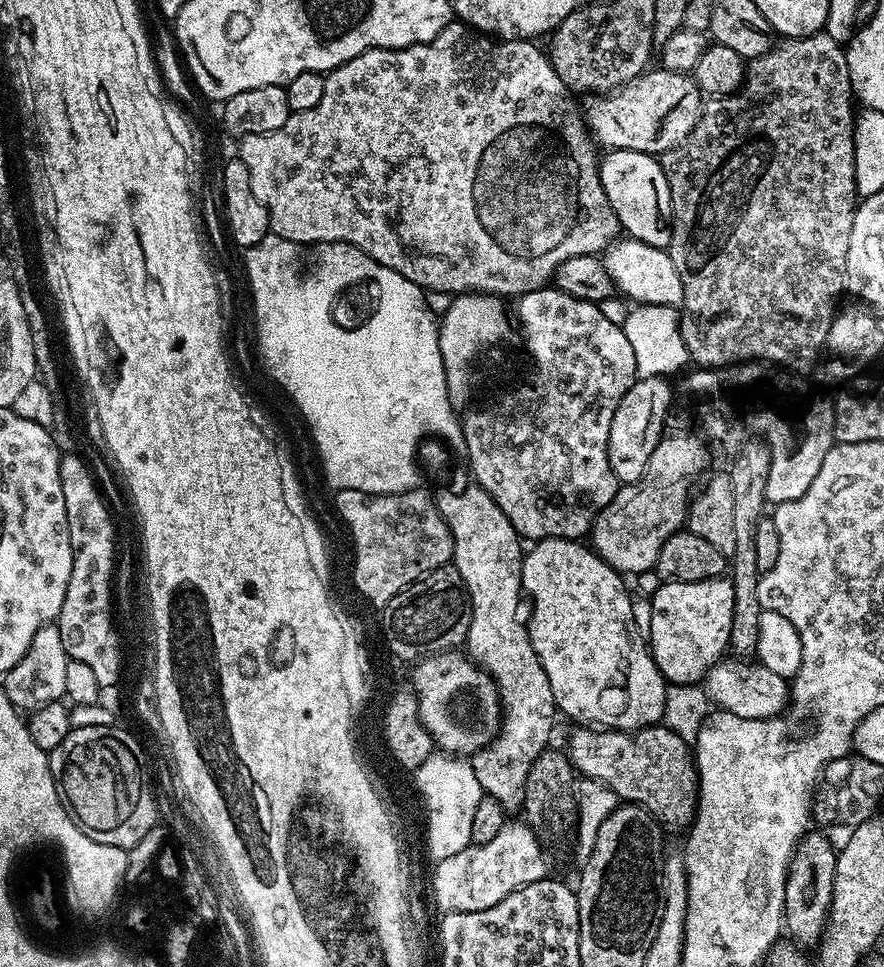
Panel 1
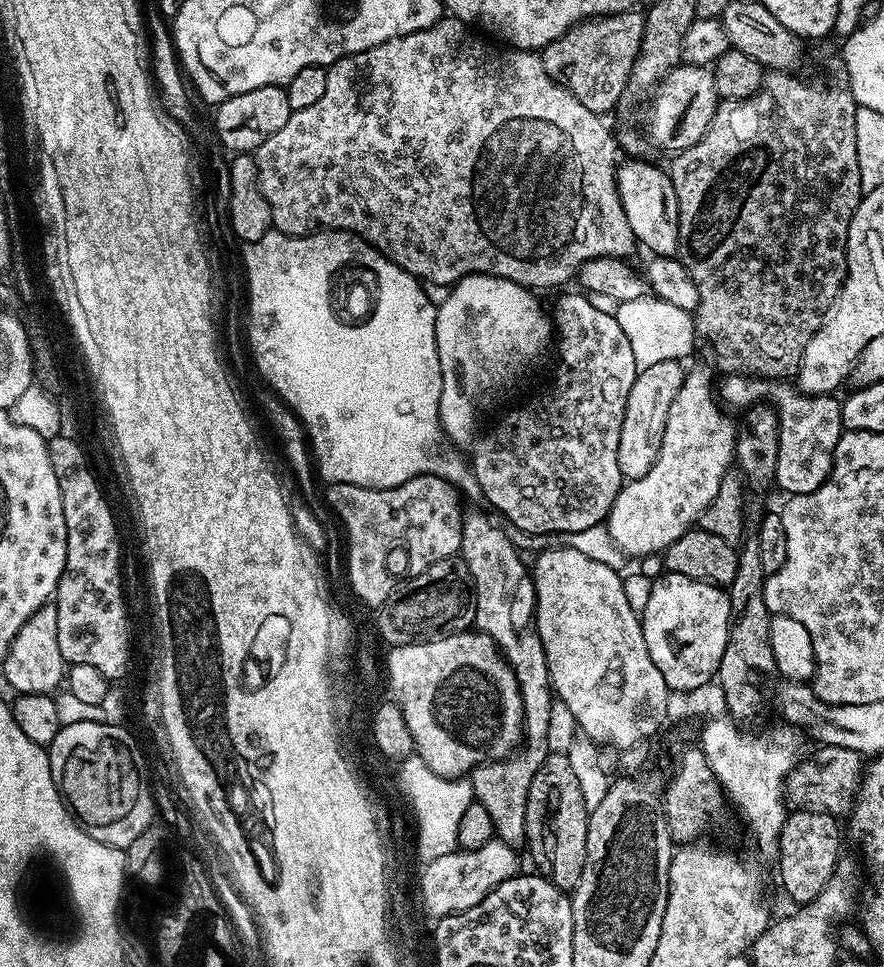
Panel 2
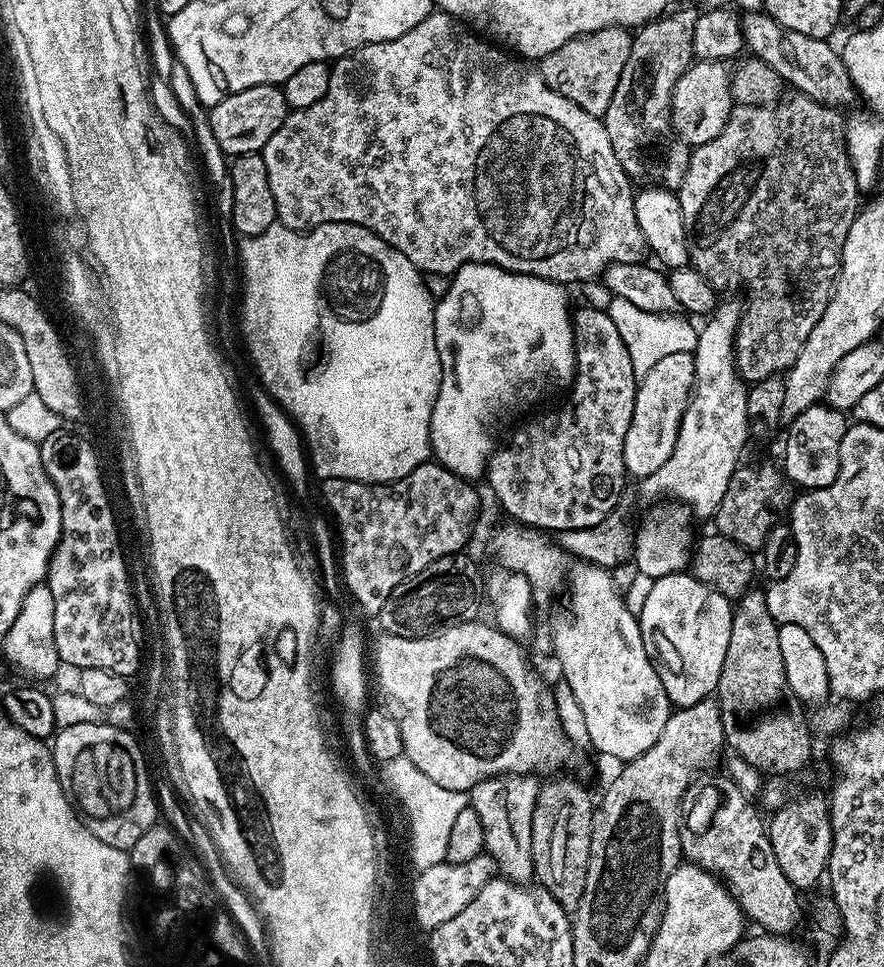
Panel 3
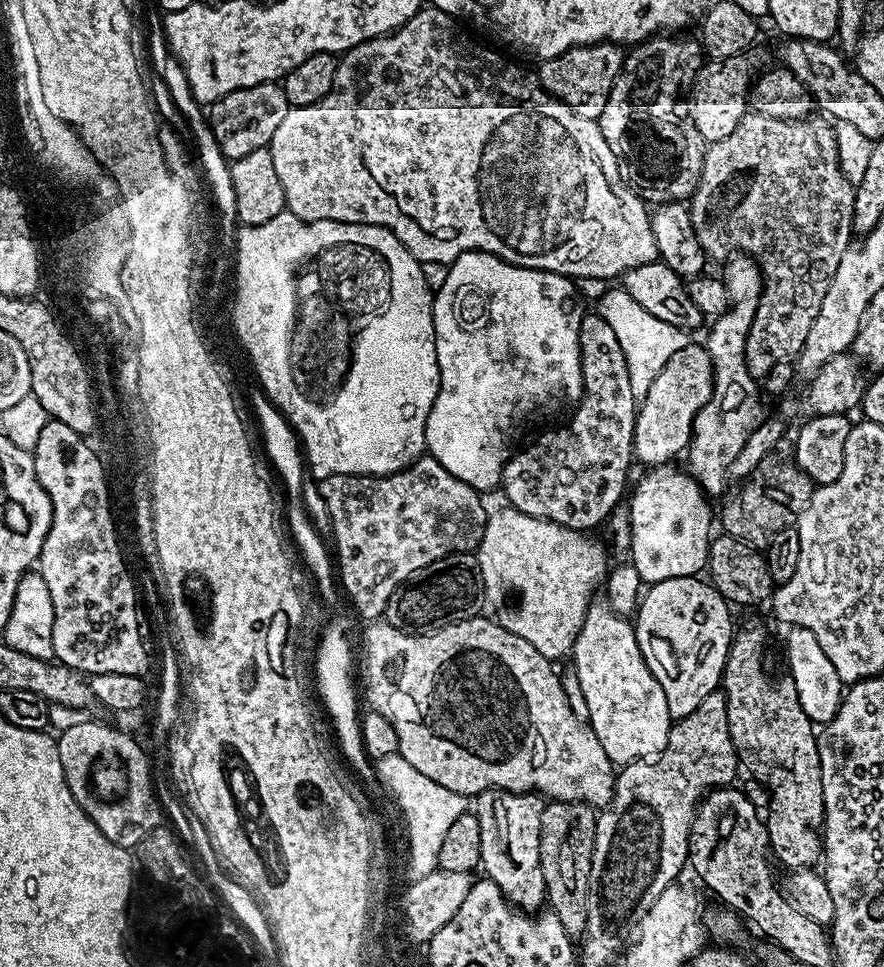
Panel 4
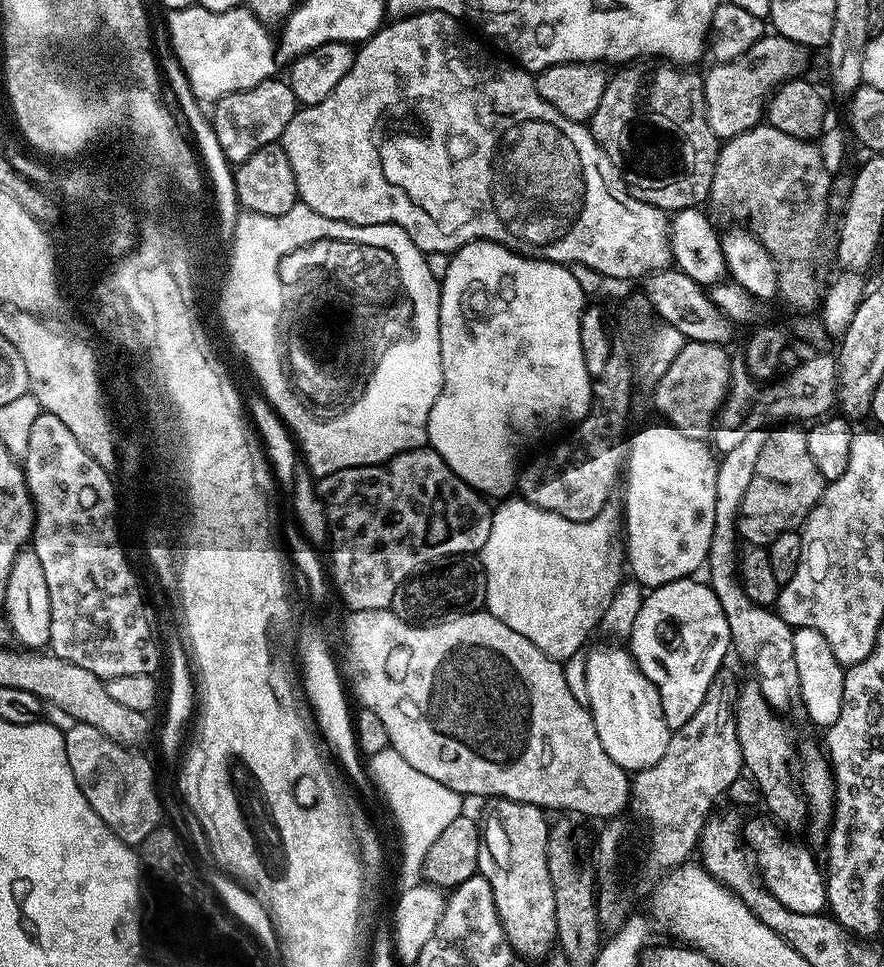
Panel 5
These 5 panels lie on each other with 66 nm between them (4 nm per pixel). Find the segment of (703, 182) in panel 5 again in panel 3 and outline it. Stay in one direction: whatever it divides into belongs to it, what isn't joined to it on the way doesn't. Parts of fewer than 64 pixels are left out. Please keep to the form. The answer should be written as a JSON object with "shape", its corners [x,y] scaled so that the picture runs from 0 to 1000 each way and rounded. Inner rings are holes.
{"shape":[[[766,6],[742,21],[734,21],[716,36],[708,72],[704,72],[699,93],[695,93],[695,101],[690,101],[690,110],[681,121],[690,151],[695,151],[695,159],[712,187],[725,186],[723,189],[729,192],[765,196],[776,184],[783,158],[765,140],[758,117],[762,89],[785,65],[783,44],[791,18],[788,9]]]}

